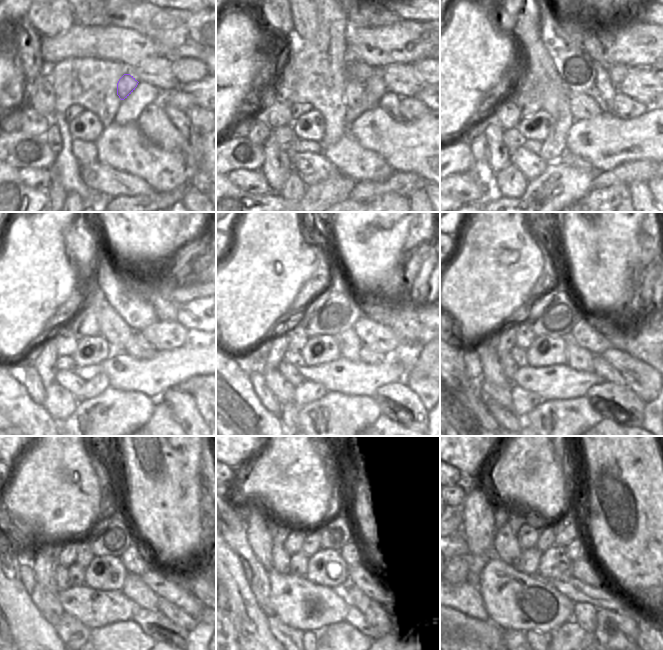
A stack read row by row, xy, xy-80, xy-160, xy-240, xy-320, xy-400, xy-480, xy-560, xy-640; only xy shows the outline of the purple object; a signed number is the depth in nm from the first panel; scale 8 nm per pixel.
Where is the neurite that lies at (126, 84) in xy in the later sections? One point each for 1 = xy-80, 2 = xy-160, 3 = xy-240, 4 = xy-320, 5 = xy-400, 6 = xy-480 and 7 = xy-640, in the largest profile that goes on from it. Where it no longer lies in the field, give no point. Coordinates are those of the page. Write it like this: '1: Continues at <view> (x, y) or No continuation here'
1: Continues at xy-80 (353, 92)
2: Continues at xy-160 (583, 107)
3: Continues at xy-240 (137, 346)
4: Continues at xy-320 (366, 355)
5: Continues at xy-400 (608, 373)
6: Continues at xy-480 (178, 616)
7: Continues at xy-640 (643, 639).

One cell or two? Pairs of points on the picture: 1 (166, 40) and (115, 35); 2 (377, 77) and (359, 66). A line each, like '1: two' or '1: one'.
1: two
2: two

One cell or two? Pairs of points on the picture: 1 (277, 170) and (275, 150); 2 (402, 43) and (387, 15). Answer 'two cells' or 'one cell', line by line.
1: one cell
2: two cells

